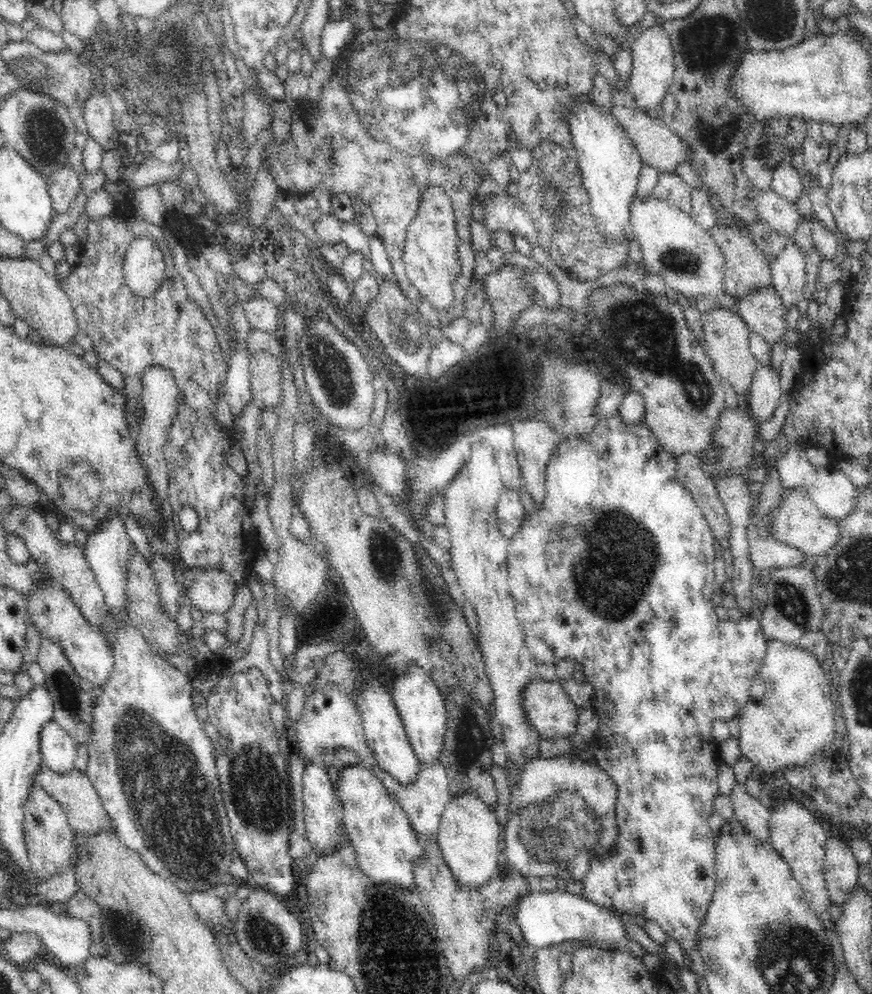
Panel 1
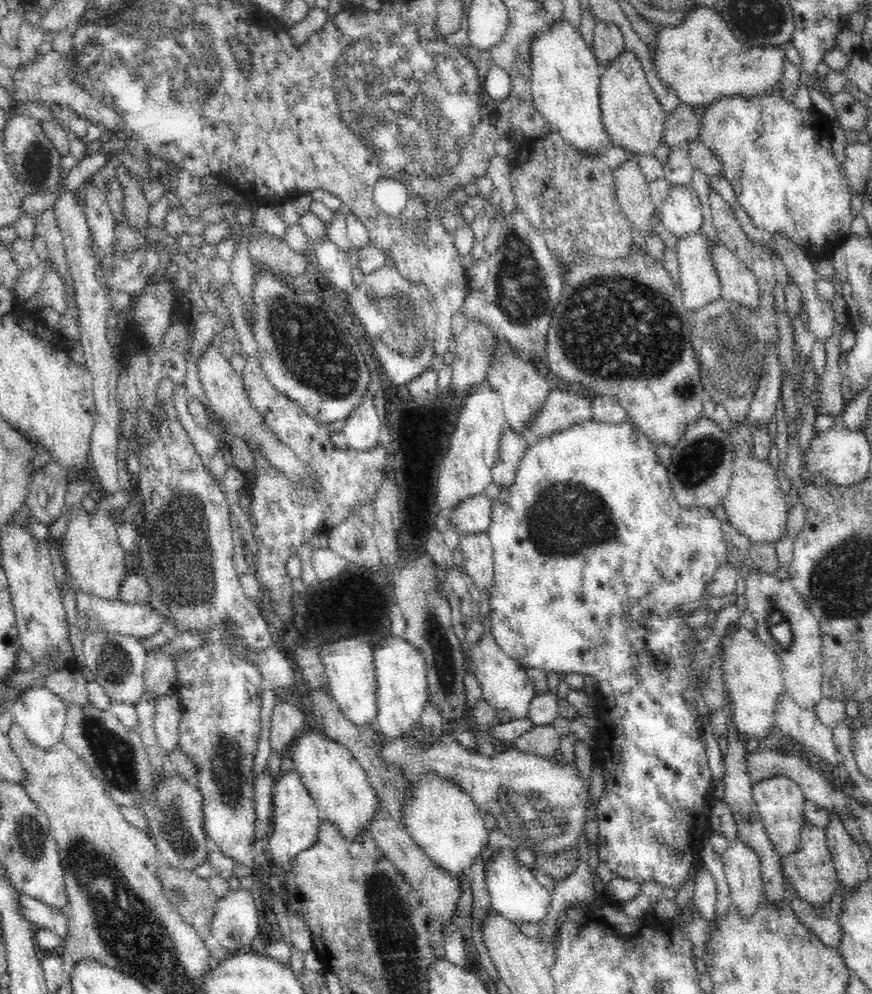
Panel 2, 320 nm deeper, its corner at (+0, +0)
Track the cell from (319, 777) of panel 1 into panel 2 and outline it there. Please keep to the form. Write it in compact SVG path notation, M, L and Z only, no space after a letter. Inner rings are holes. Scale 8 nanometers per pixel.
M296 768L284 772L284 775L277 780L274 784L272 799L274 799L275 807L273 809L274 825L267 845L270 848L268 854L274 856L272 860L276 862L276 870L287 872L294 856L316 846L322 821L314 797L310 795L306 785L302 783L302 777Z

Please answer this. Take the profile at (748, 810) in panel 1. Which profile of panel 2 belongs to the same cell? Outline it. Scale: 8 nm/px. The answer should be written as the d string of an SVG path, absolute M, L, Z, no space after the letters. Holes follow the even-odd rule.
M736 836L722 851L721 859L731 902L738 905L744 917L749 917L763 896L760 855L750 843Z

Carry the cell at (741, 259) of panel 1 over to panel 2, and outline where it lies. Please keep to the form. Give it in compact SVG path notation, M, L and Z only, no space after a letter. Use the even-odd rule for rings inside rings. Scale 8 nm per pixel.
M702 232L678 240L680 292L688 310L698 310L721 298L721 282L713 262L712 245Z

